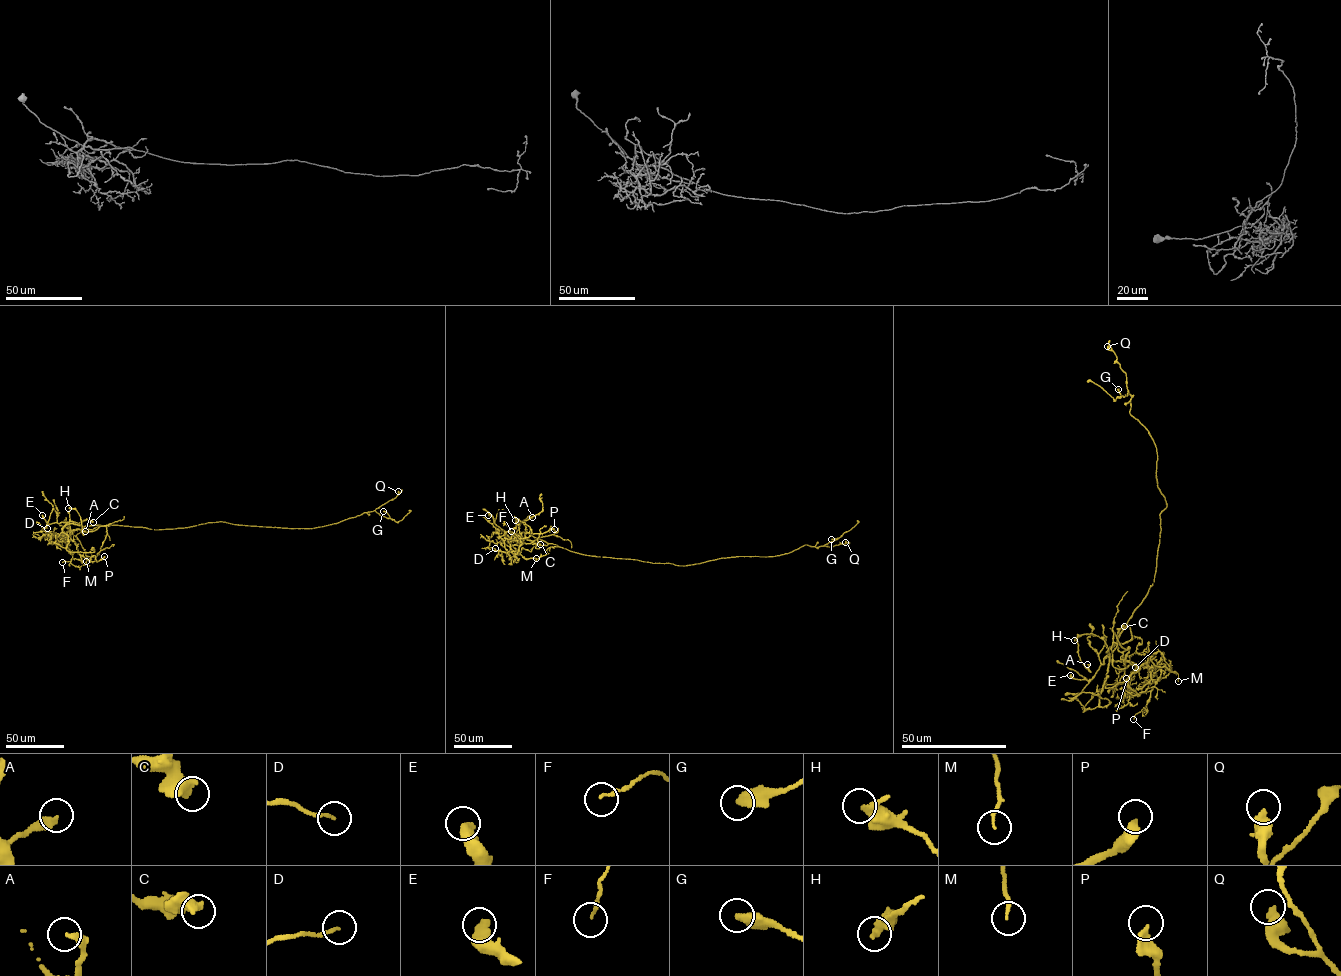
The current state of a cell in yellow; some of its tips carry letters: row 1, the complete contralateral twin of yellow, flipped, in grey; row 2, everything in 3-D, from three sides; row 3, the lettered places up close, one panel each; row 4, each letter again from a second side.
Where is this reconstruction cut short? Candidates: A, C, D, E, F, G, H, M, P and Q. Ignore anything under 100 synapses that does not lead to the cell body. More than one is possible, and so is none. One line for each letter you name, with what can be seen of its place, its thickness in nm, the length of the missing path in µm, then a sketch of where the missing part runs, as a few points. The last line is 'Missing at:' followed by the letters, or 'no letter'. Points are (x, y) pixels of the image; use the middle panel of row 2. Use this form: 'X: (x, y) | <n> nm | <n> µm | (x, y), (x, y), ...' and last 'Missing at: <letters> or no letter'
E: (488, 515) | 500 nm | 60 µm
Missing at: E

